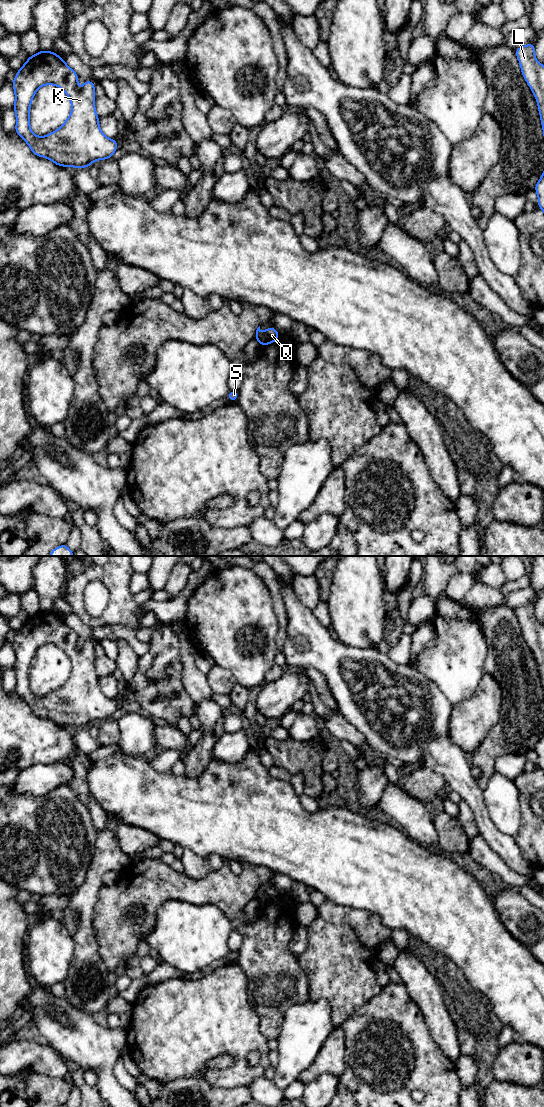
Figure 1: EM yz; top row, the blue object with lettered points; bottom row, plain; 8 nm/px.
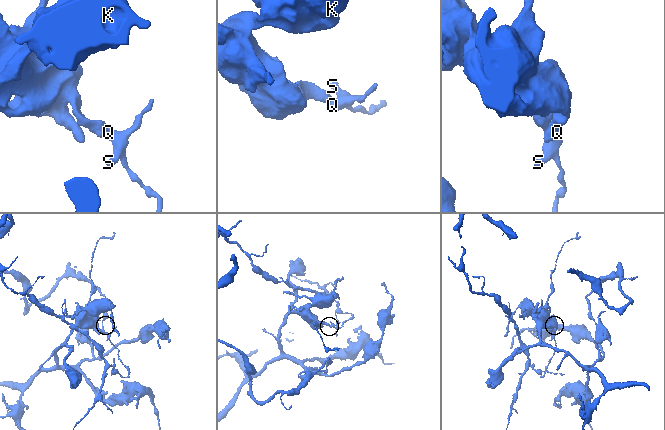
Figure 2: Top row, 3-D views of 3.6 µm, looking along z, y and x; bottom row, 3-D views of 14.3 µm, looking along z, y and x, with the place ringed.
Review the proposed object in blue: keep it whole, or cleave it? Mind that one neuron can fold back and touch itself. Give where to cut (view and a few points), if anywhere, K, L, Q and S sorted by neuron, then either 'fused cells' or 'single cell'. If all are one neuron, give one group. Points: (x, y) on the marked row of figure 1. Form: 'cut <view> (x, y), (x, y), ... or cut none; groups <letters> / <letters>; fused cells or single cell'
cut yz (264, 332), (259, 342); groups K / L Q S; fused cells

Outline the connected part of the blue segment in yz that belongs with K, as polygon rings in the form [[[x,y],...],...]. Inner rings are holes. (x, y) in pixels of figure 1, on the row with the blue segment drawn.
[[[40,50],[35,55],[29,56],[26,63],[17,71],[12,82],[15,92],[15,103],[13,105],[16,114],[15,132],[28,144],[34,155],[47,158],[60,167],[68,166],[77,169],[87,168],[96,160],[111,158],[119,147],[117,140],[107,138],[99,127],[99,117],[95,110],[95,86],[93,81],[84,81],[83,87],[78,90],[76,87],[78,79],[78,74],[64,62],[62,57],[52,51]],[[43,85],[56,85],[60,87],[69,97],[72,108],[70,116],[56,131],[46,136],[39,137],[30,129],[29,111],[35,93]]]

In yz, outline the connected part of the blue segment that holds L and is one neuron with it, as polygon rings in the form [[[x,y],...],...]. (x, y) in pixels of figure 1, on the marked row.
[[[529,43],[514,50],[522,76],[532,90],[538,104],[538,110],[544,135],[544,65],[535,58],[535,45]]]

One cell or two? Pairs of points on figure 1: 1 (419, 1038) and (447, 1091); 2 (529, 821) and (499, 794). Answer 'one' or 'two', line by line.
1: one
2: two

